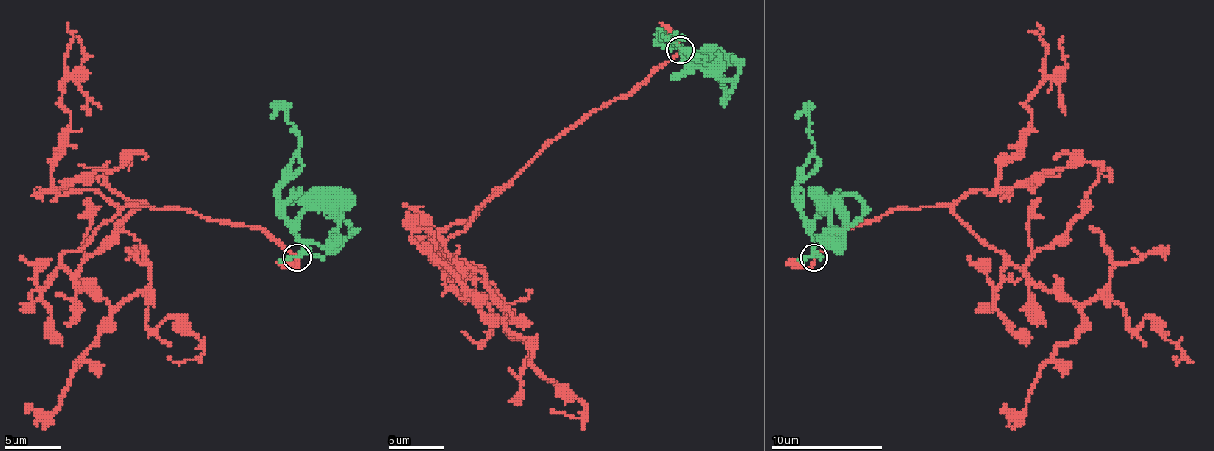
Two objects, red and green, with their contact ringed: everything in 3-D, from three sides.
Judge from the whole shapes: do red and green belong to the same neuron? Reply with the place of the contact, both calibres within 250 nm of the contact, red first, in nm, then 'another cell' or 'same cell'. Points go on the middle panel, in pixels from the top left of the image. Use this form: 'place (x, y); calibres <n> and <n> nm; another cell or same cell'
place (679, 50); calibres 150 and 180 nm; same cell

